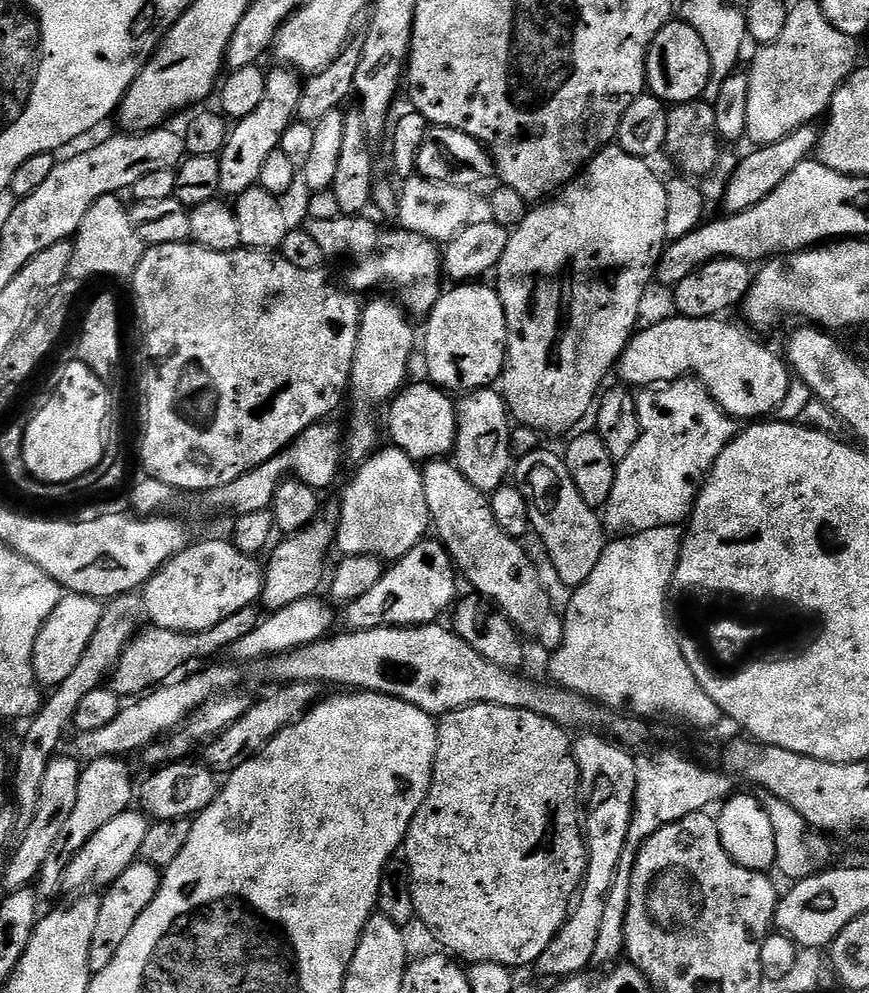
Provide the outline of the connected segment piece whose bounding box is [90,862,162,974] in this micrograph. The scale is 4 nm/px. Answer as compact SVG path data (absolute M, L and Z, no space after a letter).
M135 862L116 881L107 886L100 896L98 922L94 925L94 938L90 938L90 970L94 974L106 970L106 966L114 962L114 954L118 954L122 942L126 942L134 922L138 922L138 914L142 914L142 910L146 910L146 906L154 902L161 875L161 869L143 862Z

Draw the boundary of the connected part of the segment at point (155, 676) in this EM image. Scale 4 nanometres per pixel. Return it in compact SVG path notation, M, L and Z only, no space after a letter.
M254 606L238 610L225 621L218 622L217 626L212 626L210 630L202 632L174 632L155 626L139 629L131 642L127 644L126 650L120 655L119 662L109 677L108 686L121 698L136 698L163 685L173 677L171 675L174 672L190 660L210 658L222 650L227 651L246 634L250 634L250 631L254 630L254 626L260 621L260 613L258 614L257 610L259 609Z

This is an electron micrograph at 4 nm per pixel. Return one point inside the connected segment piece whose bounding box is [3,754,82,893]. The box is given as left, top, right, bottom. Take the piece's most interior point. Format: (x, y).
(59, 792)

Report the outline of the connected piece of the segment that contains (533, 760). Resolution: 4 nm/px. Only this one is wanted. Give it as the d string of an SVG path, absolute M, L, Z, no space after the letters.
M471 704L453 712L447 712L439 717L436 733L438 734L438 746L430 790L418 814L414 814L410 822L410 830L402 845L402 852L408 866L408 880L412 884L416 918L430 928L437 945L445 953L461 961L468 960L469 965L498 963L509 970L524 968L527 964L535 965L546 950L546 946L550 946L550 942L558 934L560 927L564 925L568 909L572 907L573 899L580 891L580 883L584 881L588 865L588 846L584 838L582 816L578 811L580 772L576 768L575 758L572 757L573 741L566 729L558 726L550 718L539 716L530 710L494 706L493 704Z

